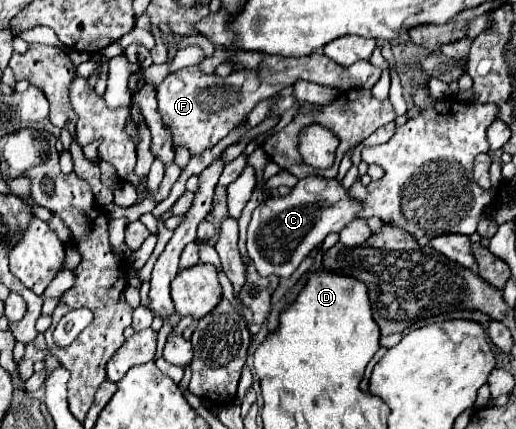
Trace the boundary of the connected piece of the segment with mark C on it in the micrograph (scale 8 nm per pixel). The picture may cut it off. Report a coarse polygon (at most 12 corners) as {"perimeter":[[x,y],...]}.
{"perimeter":[[298,180],[254,208],[248,254],[288,278],[364,202],[342,182]]}

